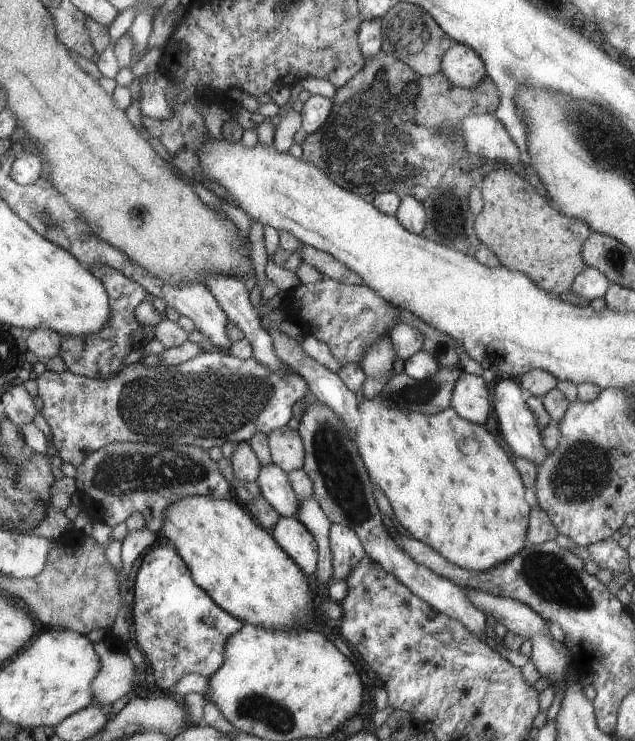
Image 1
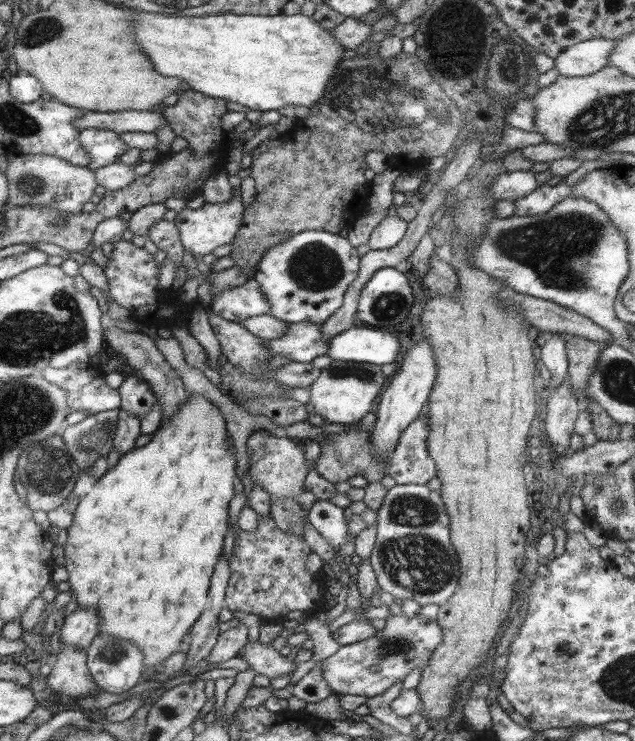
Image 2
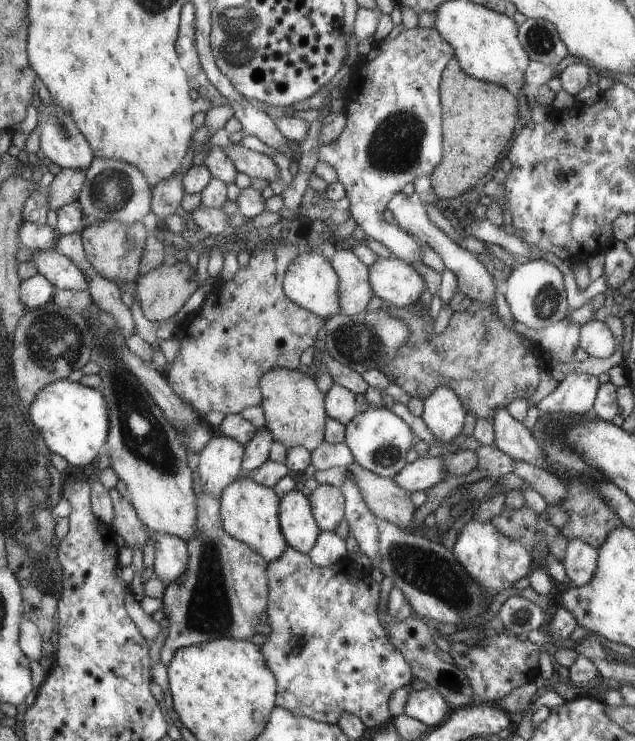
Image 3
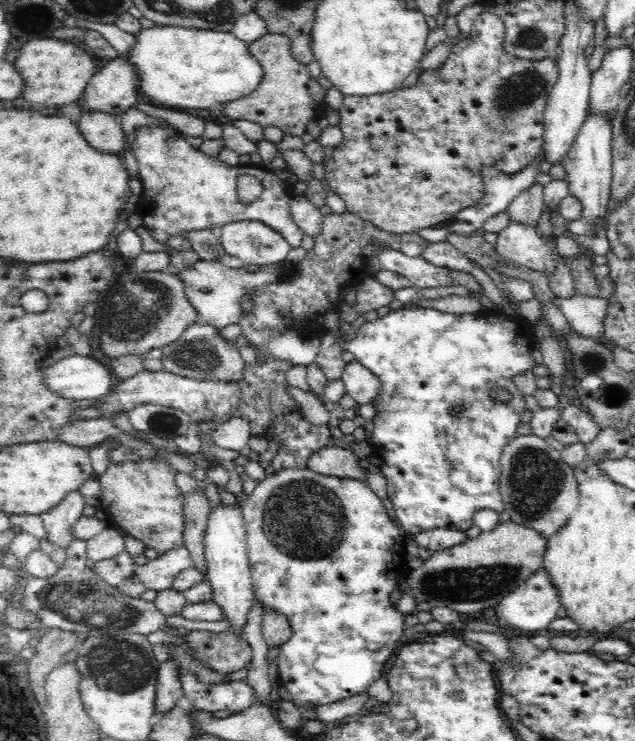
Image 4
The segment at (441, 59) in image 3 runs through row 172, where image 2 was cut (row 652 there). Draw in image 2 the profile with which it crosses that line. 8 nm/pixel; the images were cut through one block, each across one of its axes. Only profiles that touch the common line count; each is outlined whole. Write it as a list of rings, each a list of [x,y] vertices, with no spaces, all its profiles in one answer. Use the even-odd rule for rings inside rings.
[[[420,615],[414,618],[406,618],[402,616],[388,616],[385,619],[385,626],[382,630],[375,632],[375,638],[363,640],[348,646],[340,646],[335,654],[329,658],[317,662],[322,668],[322,677],[324,678],[331,691],[335,694],[351,694],[356,696],[365,696],[366,698],[375,697],[383,694],[385,690],[395,684],[397,679],[403,678],[416,666],[421,667],[424,662],[430,658],[430,654],[434,648],[441,644],[443,640],[443,632],[439,628],[437,620],[431,621]]]

